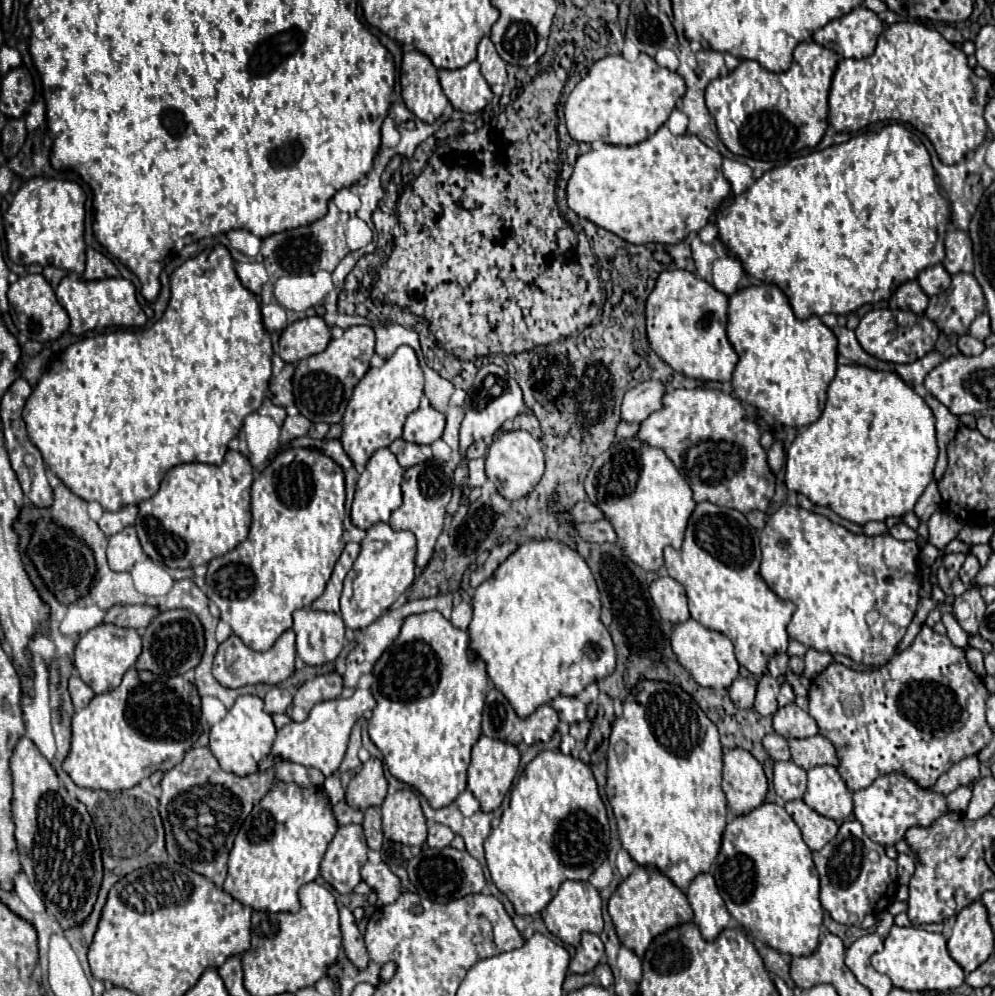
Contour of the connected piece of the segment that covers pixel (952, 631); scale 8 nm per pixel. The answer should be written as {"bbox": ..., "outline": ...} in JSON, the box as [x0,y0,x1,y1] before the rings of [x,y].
{"bbox":[943,614,969,650],"outline":[[[943,614],[943,624],[945,624],[945,628],[947,628],[947,636],[949,636],[949,640],[951,640],[957,648],[961,648],[961,650],[969,650],[967,634],[965,634],[965,630],[957,624],[957,620],[953,618],[953,614]]]}

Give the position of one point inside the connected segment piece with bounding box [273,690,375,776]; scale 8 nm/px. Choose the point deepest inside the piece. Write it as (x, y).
(320, 741)

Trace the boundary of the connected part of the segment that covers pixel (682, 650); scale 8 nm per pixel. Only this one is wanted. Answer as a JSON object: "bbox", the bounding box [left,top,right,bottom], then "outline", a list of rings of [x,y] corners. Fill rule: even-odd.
{"bbox":[671,618,739,688],"outline":[[[693,618],[673,626],[671,648],[677,654],[677,660],[681,662],[681,666],[687,668],[691,672],[691,676],[695,678],[695,682],[701,686],[729,688],[731,682],[739,676],[739,664],[737,664],[731,640],[721,632],[715,632],[715,630],[701,626]]]}

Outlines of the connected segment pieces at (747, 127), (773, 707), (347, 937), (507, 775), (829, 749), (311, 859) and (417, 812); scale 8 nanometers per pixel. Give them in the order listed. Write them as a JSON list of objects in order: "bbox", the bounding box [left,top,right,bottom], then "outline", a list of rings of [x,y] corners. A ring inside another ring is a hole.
[{"bbox":[705,42,837,166],"outline":[[[815,42],[799,44],[791,68],[781,74],[761,68],[755,60],[741,60],[733,72],[713,80],[705,92],[705,104],[715,118],[721,142],[737,156],[771,160],[775,166],[787,164],[791,152],[815,148],[827,130],[827,96],[837,60],[833,50]]]},{"bbox":[755,676,780,716],"outline":[[[763,676],[759,680],[757,698],[755,698],[755,710],[761,716],[773,716],[778,710],[777,696],[780,690],[777,680],[771,676]]]},{"bbox":[339,906,369,970],"outline":[[[341,906],[339,908],[339,914],[341,914],[341,932],[343,932],[343,950],[349,958],[349,962],[359,968],[359,970],[365,970],[367,964],[369,964],[369,956],[367,956],[367,948],[365,948],[365,940],[353,920],[353,914]]]},{"bbox":[467,736,519,812],"outline":[[[481,736],[479,738],[479,742],[473,746],[467,786],[479,798],[481,810],[491,812],[491,810],[501,806],[507,790],[513,784],[517,768],[519,768],[519,750],[517,750],[515,744],[505,742],[505,740],[495,740],[495,738],[489,738],[489,736]]]},{"bbox":[789,734,839,770],"outline":[[[821,734],[803,740],[789,740],[789,748],[791,760],[803,770],[811,770],[821,764],[839,766],[839,756],[833,742]]]},{"bbox":[223,780,337,912],"outline":[[[277,780],[273,788],[253,806],[251,814],[237,832],[233,850],[229,854],[229,874],[225,878],[223,890],[253,910],[297,912],[301,906],[297,892],[303,884],[313,882],[319,876],[319,864],[337,828],[337,818],[321,786],[299,786],[295,782]]]},{"bbox":[381,790,427,846],"outline":[[[413,790],[389,794],[381,806],[385,838],[407,846],[421,846],[427,840],[427,820],[419,796]]]}]

